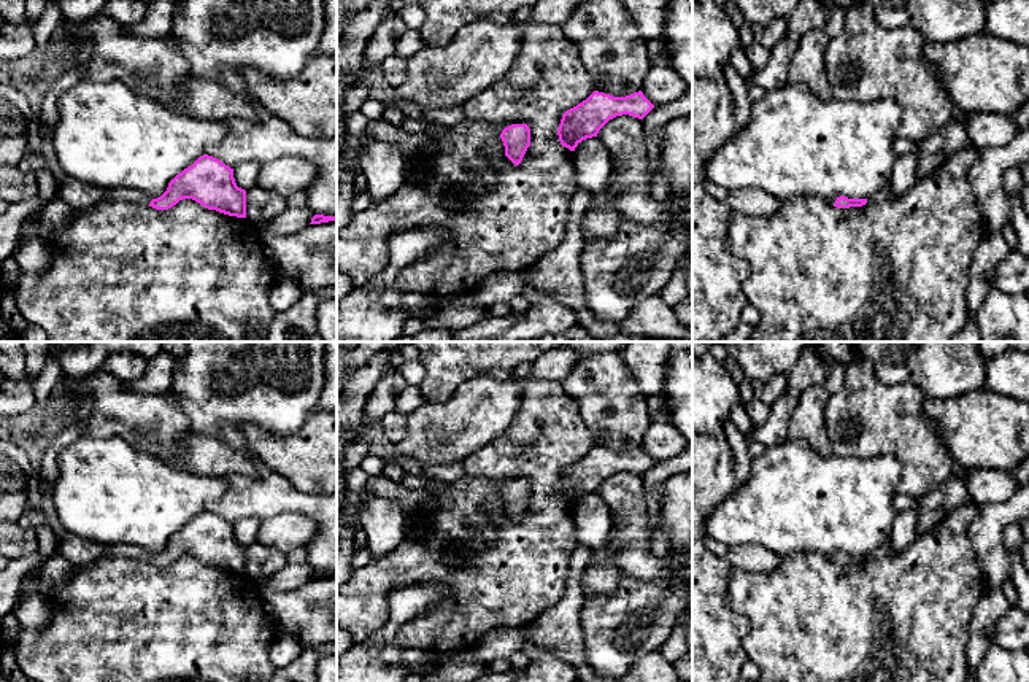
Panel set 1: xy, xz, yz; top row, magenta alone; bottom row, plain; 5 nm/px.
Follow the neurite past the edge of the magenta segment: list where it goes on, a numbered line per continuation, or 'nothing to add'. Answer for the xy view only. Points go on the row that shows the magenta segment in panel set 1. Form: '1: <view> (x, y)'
1: xy (116, 194)

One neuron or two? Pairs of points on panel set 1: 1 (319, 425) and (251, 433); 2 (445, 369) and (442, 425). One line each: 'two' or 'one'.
1: one
2: two

